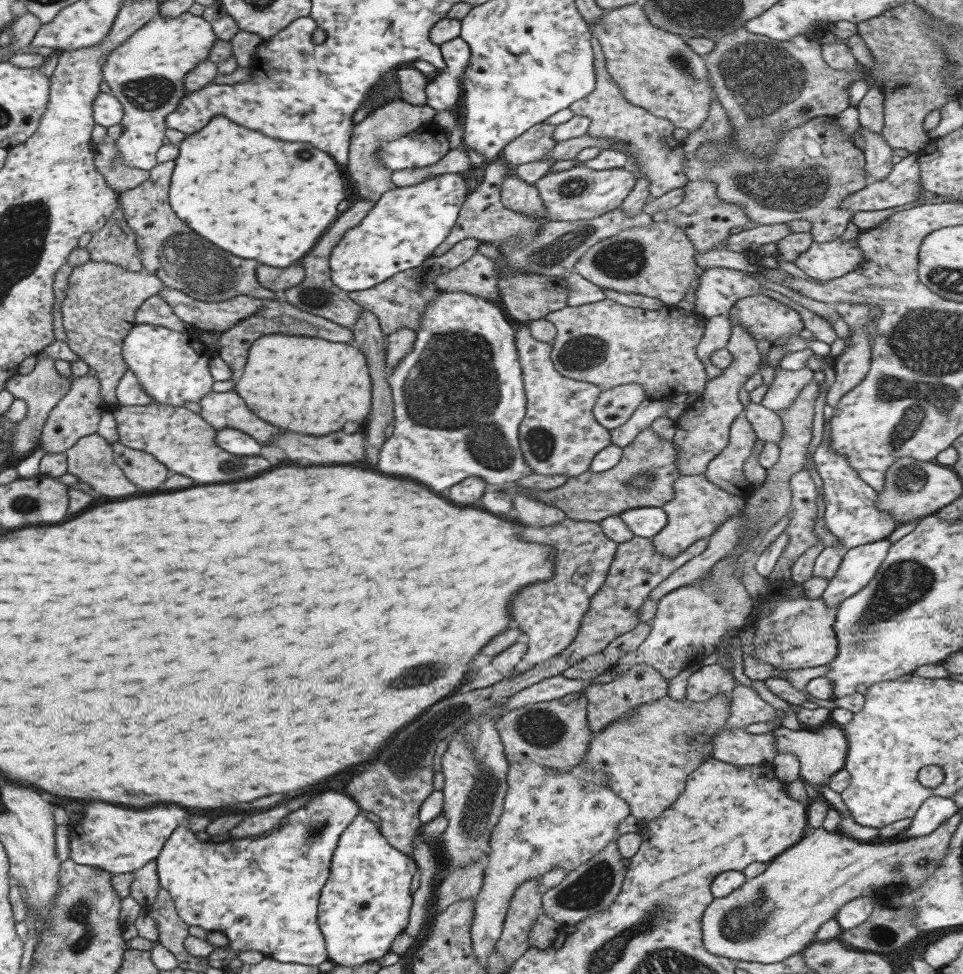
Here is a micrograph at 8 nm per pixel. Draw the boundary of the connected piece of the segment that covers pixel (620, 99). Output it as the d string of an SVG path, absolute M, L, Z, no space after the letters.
M591 37L590 44L594 63L594 88L587 96L571 103L569 109L574 115L589 117L589 126L585 130L588 136L612 140L614 148L622 148L622 151L631 155L637 163L637 171L649 179L649 198L656 199L671 189L683 187L688 182L683 172L685 155L681 151L682 146L672 138L673 124L665 118L653 116L644 108L629 104L605 71L605 58L598 41Z

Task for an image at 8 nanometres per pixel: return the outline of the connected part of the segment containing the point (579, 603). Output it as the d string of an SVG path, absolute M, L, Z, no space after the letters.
M565 518L557 524L544 527L527 527L519 532L523 540L545 544L554 549L553 576L545 582L529 584L511 602L513 626L522 631L527 645L525 654L513 669L514 674L525 672L564 650L575 638L581 620L589 608L589 600L601 588L609 564L613 562L618 544L601 533L601 525L589 521Z

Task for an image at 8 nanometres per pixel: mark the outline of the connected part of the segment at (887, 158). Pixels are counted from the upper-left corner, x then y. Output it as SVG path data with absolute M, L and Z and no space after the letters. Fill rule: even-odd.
M858 125L864 148L864 170L873 177L874 181L885 179L891 172L893 164L891 164L891 154L893 150L885 143L885 140L877 132L870 132L865 127Z

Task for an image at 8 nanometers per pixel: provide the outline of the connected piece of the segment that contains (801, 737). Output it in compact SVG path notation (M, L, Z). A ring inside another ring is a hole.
M777 726L771 731L775 737L775 754L789 752L798 761L798 778L813 787L827 784L829 777L842 769L847 754L847 739L844 732L835 726L821 726L814 730L800 728L797 731Z

